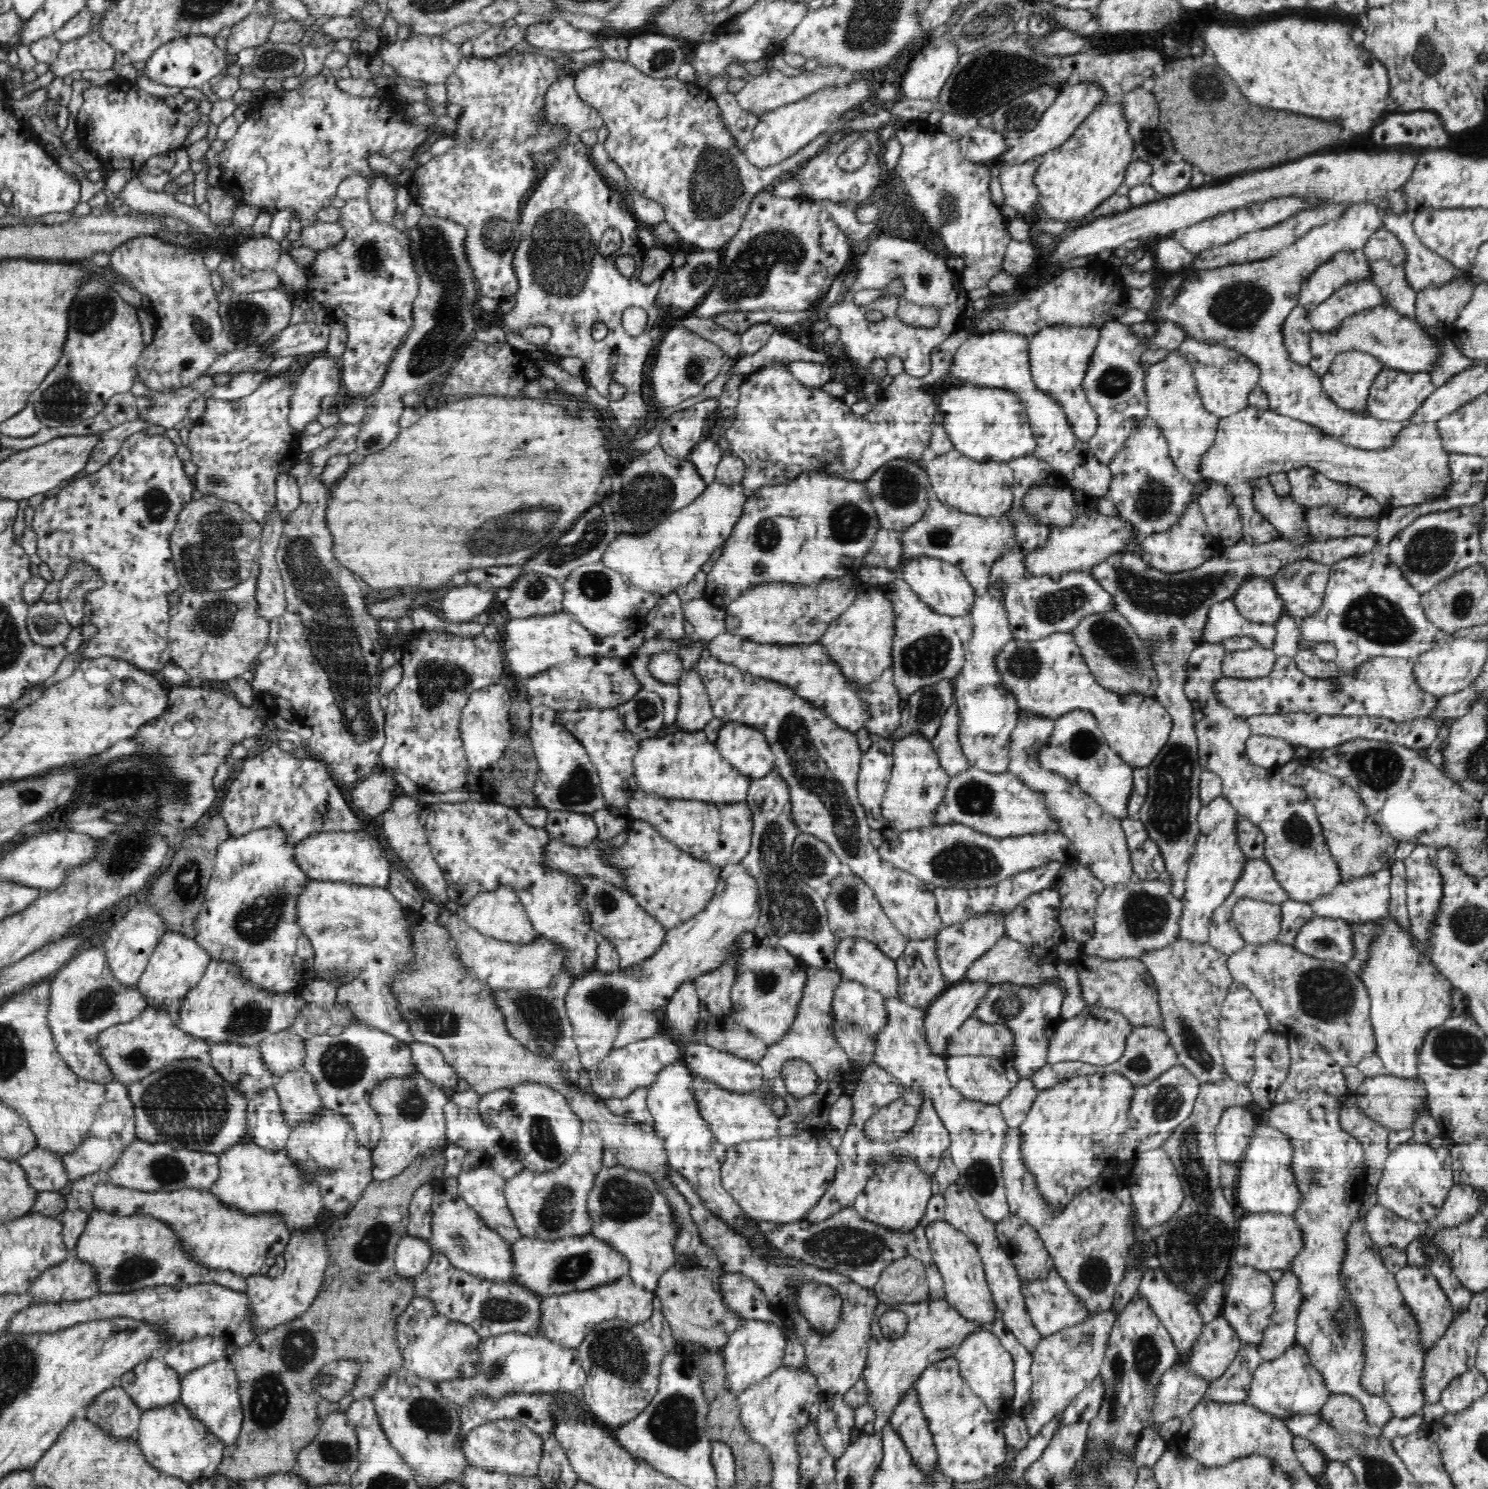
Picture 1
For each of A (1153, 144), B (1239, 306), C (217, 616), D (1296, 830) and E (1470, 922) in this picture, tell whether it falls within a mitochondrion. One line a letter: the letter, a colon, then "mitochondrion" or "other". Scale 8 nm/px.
A: mitochondrion
B: mitochondrion
C: mitochondrion
D: mitochondrion
E: mitochondrion

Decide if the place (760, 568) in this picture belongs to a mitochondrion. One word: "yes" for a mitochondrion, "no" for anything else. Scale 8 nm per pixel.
yes

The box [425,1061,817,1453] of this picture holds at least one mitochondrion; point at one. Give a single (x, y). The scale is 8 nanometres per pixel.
(618, 1351)

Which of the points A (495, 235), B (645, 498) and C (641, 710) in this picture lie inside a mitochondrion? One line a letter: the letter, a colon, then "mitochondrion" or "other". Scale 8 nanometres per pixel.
A: mitochondrion
B: mitochondrion
C: mitochondrion

